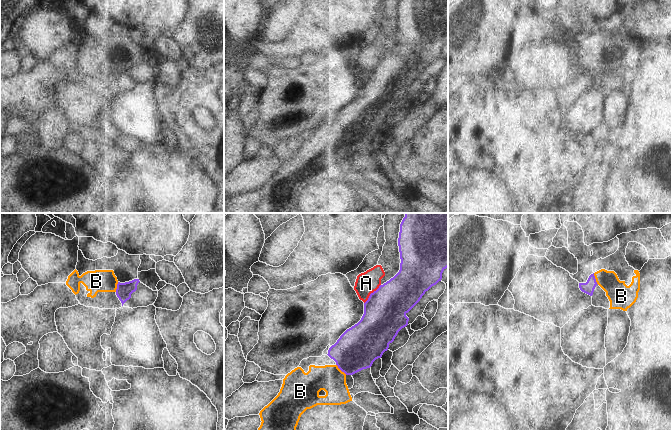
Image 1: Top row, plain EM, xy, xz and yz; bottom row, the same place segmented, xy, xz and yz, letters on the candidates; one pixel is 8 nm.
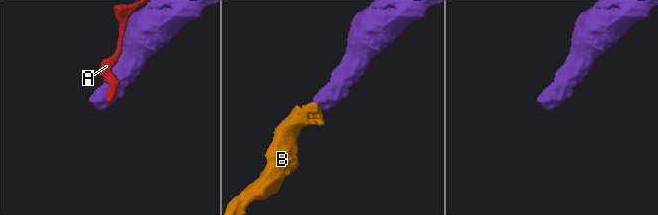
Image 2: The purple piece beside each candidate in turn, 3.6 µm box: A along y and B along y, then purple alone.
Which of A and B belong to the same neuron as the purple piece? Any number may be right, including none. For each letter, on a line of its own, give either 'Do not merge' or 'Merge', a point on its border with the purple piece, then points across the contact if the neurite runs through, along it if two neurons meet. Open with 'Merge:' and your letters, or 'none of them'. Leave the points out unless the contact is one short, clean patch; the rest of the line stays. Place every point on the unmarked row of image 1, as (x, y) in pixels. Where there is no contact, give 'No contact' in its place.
Merge: B
A: Do not merge. Touches purple at xz (371, 69)
B: Merge. Touches purple at yz (595, 55). Path across: yz (588, 63), (595, 55), (604, 55), (621, 72)

